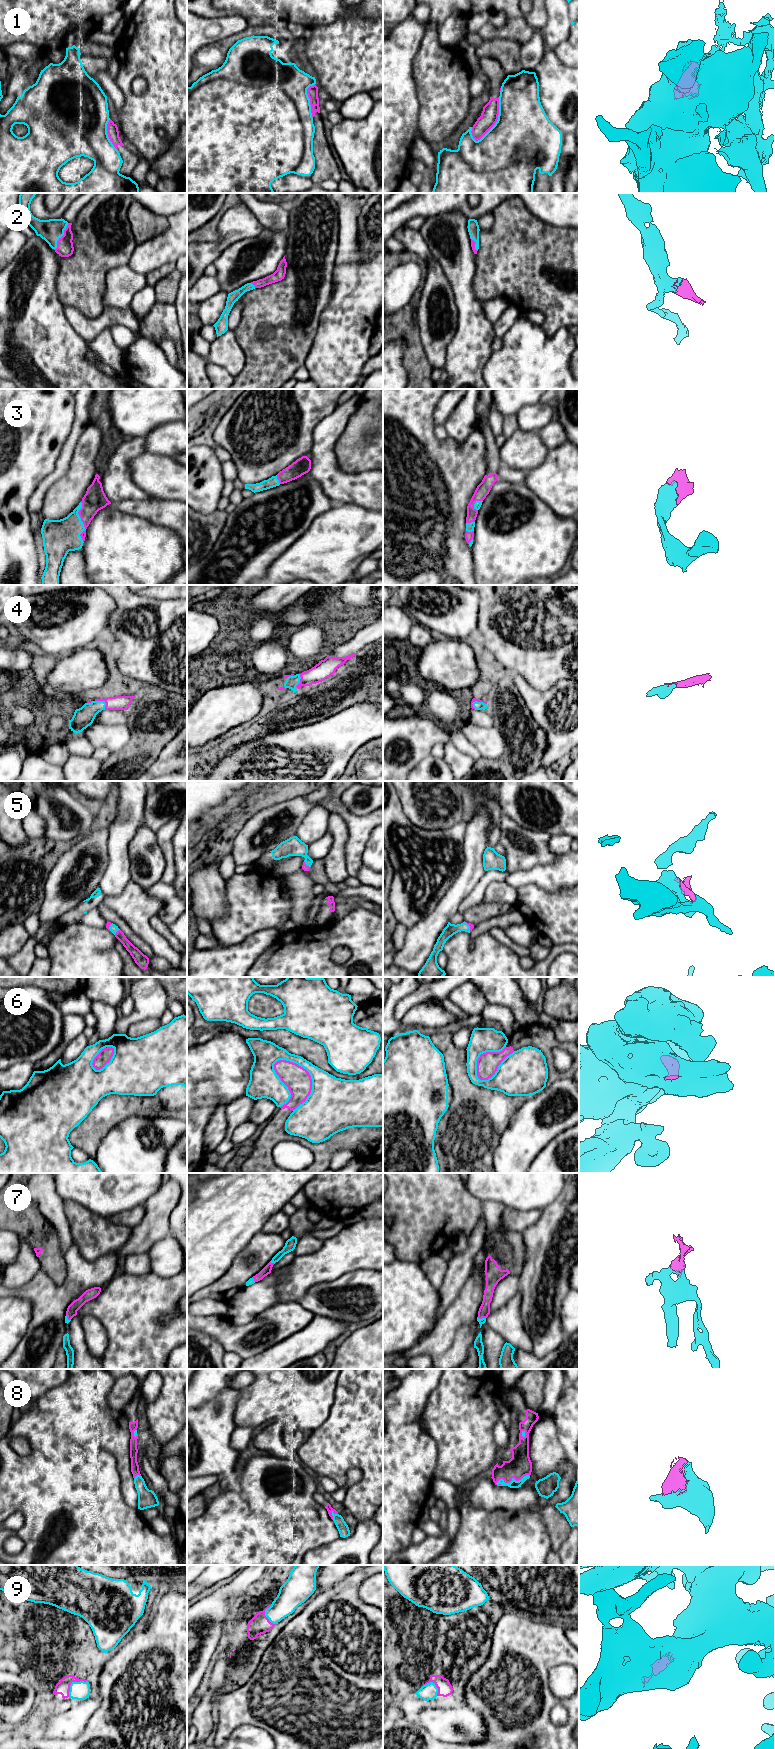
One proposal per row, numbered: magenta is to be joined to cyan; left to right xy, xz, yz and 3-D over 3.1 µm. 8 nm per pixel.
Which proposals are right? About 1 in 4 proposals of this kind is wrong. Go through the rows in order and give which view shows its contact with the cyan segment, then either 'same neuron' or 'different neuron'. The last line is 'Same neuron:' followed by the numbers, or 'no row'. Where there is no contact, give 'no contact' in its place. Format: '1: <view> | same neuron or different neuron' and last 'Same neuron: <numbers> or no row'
1: yz | different neuron
2: xy | same neuron
3: xy | same neuron
4: xy | same neuron
5: xy | same neuron
6: xz | different neuron
7: xz | same neuron
8: yz | same neuron
9: xy | same neuron
Same neuron: 2, 3, 4, 5, 7, 8, 9

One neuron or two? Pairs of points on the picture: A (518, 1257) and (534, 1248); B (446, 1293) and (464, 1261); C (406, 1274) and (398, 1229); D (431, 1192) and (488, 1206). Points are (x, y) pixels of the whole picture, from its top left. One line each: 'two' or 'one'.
A: two
B: one
C: two
D: two

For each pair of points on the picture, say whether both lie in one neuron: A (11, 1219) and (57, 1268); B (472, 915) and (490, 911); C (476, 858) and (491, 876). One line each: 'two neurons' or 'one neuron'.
A: one neuron
B: one neuron
C: two neurons

